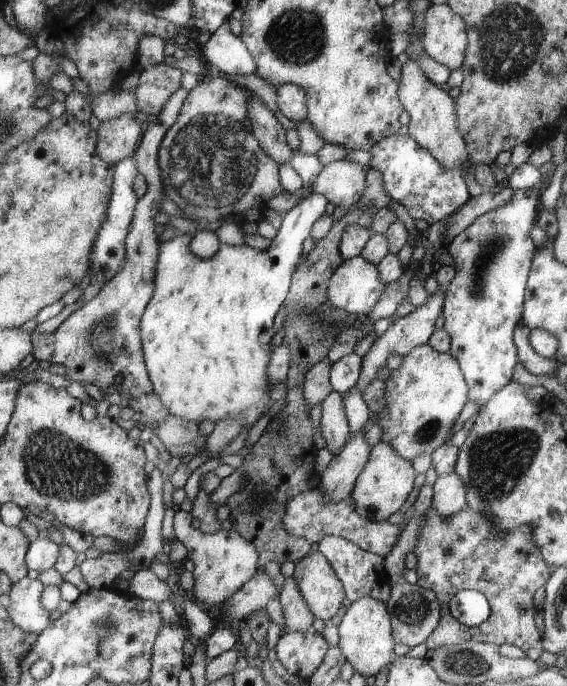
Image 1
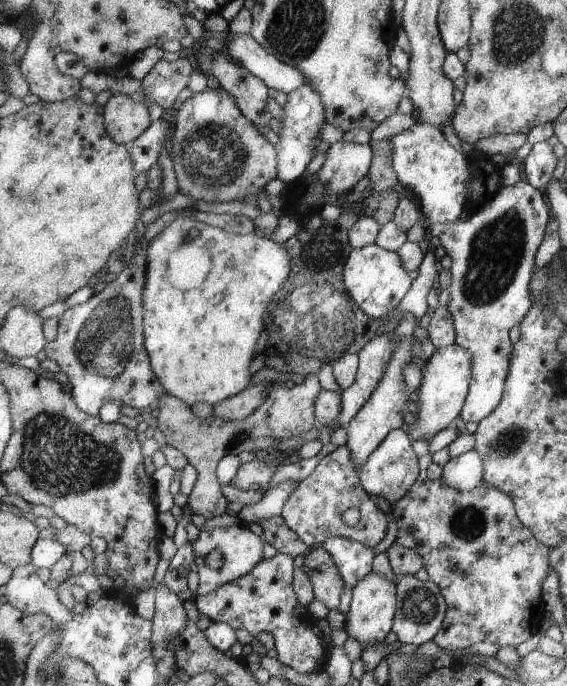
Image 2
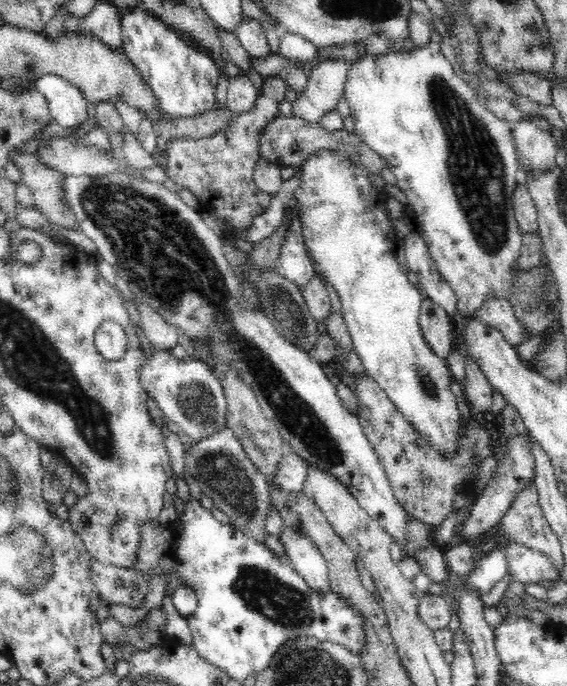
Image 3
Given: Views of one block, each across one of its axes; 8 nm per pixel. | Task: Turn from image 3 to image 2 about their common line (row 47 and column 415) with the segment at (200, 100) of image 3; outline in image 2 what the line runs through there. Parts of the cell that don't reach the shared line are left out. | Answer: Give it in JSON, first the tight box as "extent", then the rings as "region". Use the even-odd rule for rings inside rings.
{"extent":[391,120,470,224],"region":[[[416,120],[408,130],[391,140],[393,170],[396,172],[398,189],[410,194],[418,202],[426,224],[458,221],[469,208],[465,194],[470,171],[470,157],[453,148],[440,127]]]}

